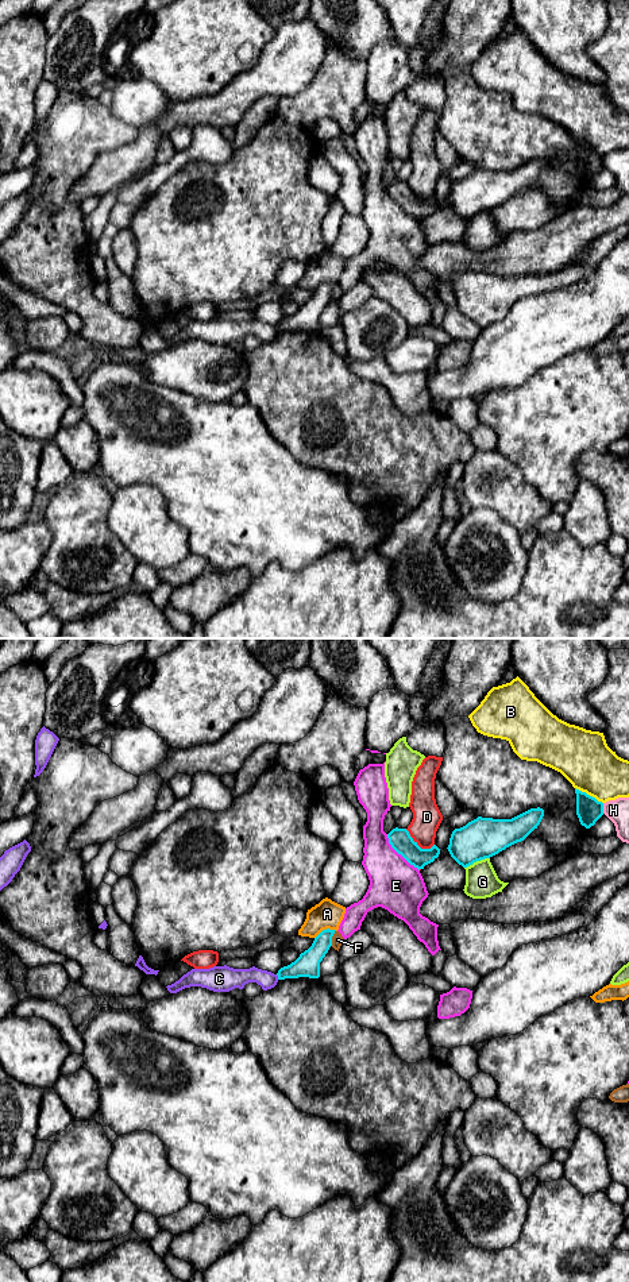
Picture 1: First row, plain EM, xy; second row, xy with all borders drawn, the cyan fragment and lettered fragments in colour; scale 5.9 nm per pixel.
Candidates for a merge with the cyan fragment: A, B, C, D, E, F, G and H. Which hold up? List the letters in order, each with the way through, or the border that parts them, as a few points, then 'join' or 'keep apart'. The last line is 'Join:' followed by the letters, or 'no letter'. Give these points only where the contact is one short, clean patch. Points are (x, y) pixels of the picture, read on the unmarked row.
A: border xy (336, 282), (323, 282), (315, 290); keep apart
B: keep apart
C: border xy (276, 327), (278, 331); keep apart
D: border xy (405, 181), (421, 200), (431, 200), (433, 197); keep apart
E: keep apart
F: keep apart
G: keep apart
H: keep apart
Join: no letter

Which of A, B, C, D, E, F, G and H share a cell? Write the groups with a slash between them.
A / B / C / D / E / F / G / H

